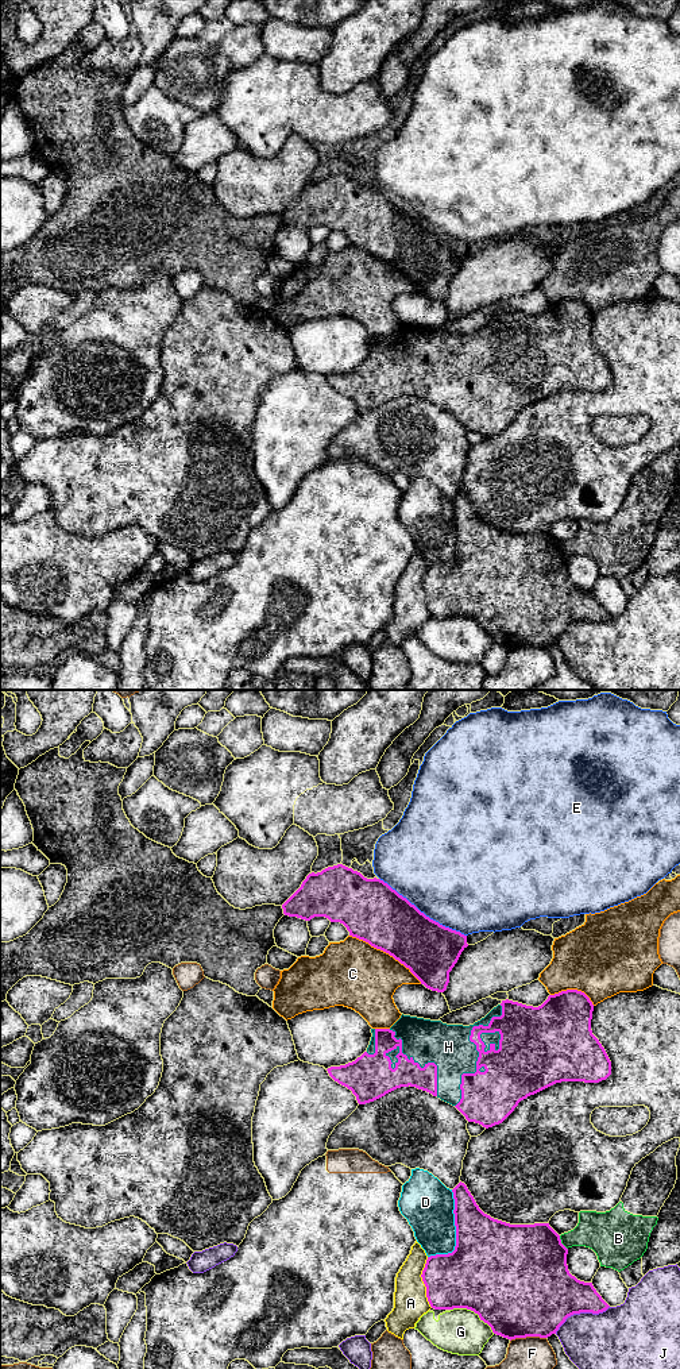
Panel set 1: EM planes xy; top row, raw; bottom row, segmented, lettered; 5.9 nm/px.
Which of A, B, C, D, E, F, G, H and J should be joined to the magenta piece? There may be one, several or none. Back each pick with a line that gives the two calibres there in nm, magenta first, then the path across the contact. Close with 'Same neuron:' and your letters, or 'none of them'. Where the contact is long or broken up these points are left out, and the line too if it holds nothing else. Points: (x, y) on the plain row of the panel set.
H: Thickness 190 nm (magenta) against 260 nm
Same neuron: H

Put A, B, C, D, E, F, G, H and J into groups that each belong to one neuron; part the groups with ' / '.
A / B / C / D / E / F G / H / J

